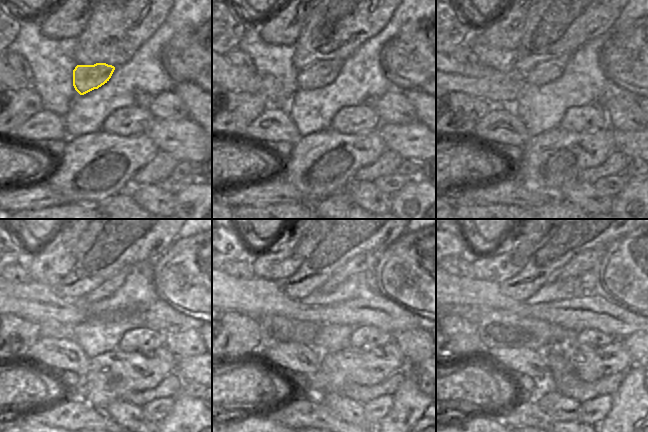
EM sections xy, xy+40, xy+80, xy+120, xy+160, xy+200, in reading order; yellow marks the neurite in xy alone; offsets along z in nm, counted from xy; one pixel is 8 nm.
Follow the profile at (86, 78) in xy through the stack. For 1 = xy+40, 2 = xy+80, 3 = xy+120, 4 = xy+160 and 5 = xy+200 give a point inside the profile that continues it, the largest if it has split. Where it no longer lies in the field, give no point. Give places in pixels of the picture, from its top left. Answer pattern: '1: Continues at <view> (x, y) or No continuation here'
1: Continues at xy+40 (320, 73)
2: Continues at xy+80 (547, 71)
3: Continues at xy+120 (106, 289)
4: Continues at xy+160 (361, 263)
5: Continues at xy+200 (586, 261)

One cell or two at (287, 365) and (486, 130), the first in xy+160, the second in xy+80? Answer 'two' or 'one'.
one

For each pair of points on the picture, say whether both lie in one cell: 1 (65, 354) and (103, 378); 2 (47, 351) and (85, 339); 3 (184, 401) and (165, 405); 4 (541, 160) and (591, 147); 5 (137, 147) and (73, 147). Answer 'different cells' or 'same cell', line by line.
1: different cells
2: different cells
3: different cells
4: same cell
5: same cell

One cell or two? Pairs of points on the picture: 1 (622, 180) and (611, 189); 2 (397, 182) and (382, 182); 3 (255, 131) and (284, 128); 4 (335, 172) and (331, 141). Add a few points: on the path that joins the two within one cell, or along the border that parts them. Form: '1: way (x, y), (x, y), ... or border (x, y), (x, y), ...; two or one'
1: way (619, 181), (614, 186); one
2: way (393, 182), (386, 182); one
3: way (262, 130), (277, 128); one
4: way (327, 164), (327, 151), (329, 149); one

